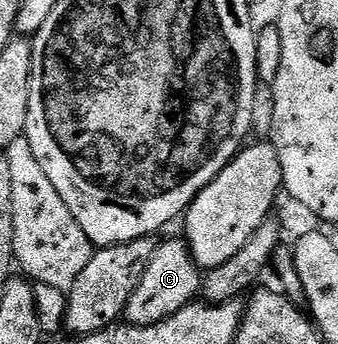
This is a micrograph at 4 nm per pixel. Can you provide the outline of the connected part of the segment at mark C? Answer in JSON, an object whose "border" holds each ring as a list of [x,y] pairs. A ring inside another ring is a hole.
{"border":[[[180,237],[177,238],[171,239],[170,242],[162,241],[157,247],[155,256],[151,256],[151,264],[147,264],[135,292],[131,292],[131,300],[125,306],[123,318],[128,325],[159,324],[159,320],[175,316],[175,312],[179,312],[198,297],[202,271],[194,262],[188,245]]]}

